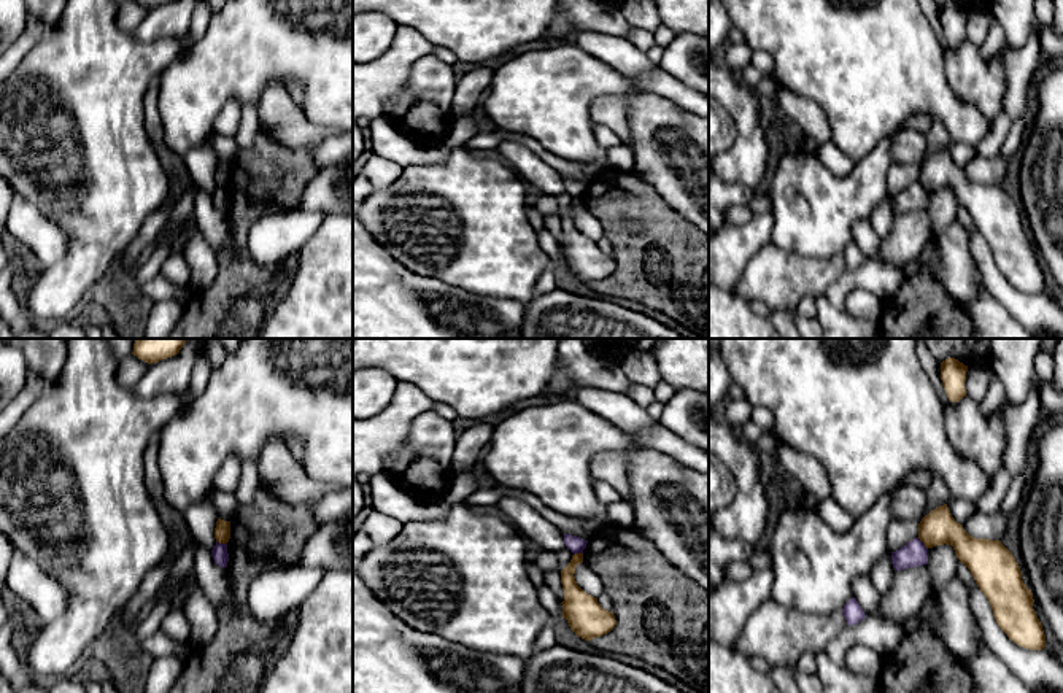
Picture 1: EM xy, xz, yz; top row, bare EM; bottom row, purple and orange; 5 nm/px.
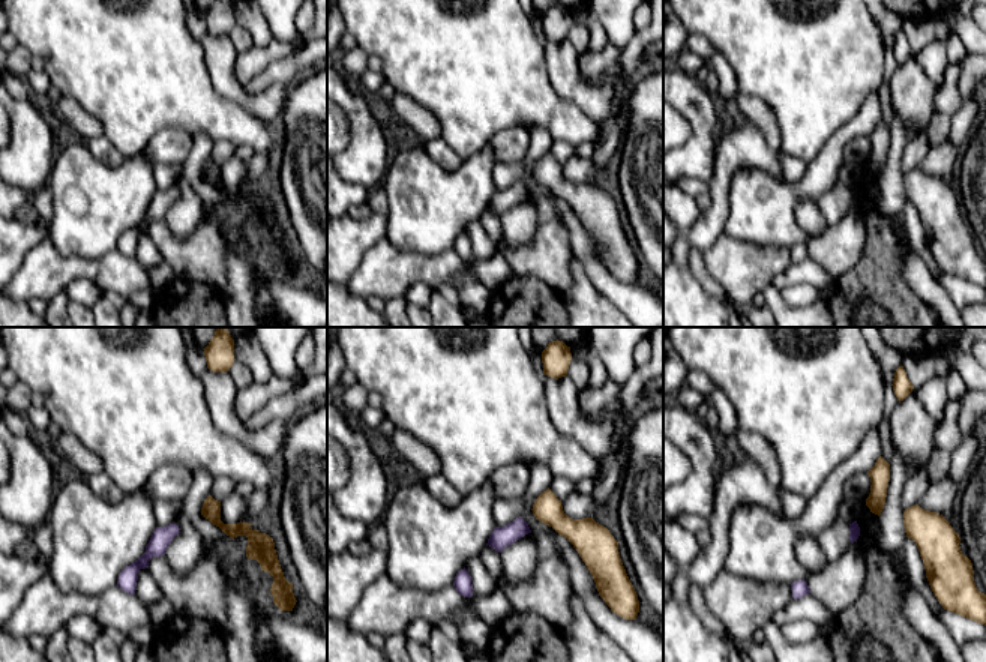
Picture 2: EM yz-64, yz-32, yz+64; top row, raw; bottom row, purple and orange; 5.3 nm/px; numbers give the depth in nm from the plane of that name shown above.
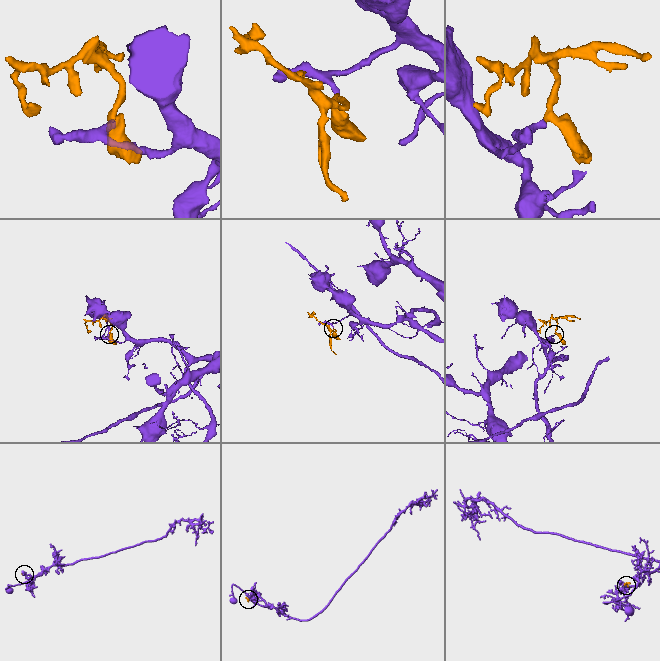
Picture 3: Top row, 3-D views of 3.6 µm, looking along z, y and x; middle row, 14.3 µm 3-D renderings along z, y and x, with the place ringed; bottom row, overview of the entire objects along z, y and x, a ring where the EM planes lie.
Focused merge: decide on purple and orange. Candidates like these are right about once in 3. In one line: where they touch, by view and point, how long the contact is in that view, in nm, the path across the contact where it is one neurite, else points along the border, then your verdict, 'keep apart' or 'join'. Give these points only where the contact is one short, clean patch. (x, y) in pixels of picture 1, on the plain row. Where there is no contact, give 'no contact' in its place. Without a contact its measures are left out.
yz (923, 188) | 80 nm | along yz (917, 181), (927, 193) | keep apart

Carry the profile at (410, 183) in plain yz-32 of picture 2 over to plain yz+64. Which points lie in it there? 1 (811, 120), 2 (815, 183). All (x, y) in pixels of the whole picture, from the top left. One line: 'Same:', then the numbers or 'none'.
Same: 2

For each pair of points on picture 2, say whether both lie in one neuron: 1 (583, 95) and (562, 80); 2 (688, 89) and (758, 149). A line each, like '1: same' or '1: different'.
1: same
2: different

